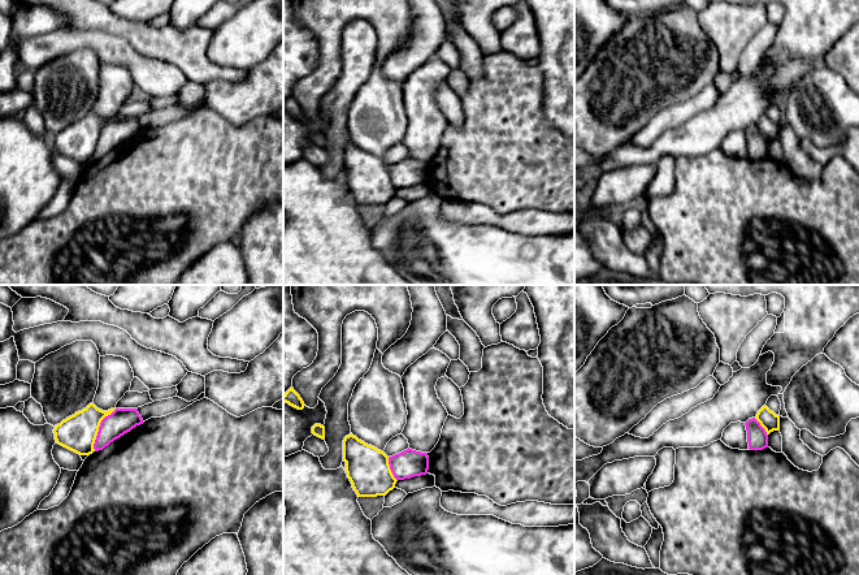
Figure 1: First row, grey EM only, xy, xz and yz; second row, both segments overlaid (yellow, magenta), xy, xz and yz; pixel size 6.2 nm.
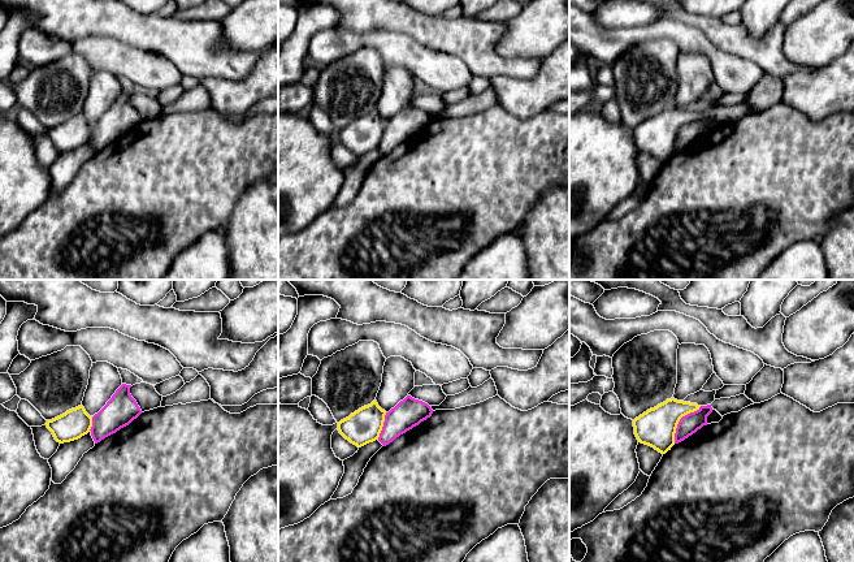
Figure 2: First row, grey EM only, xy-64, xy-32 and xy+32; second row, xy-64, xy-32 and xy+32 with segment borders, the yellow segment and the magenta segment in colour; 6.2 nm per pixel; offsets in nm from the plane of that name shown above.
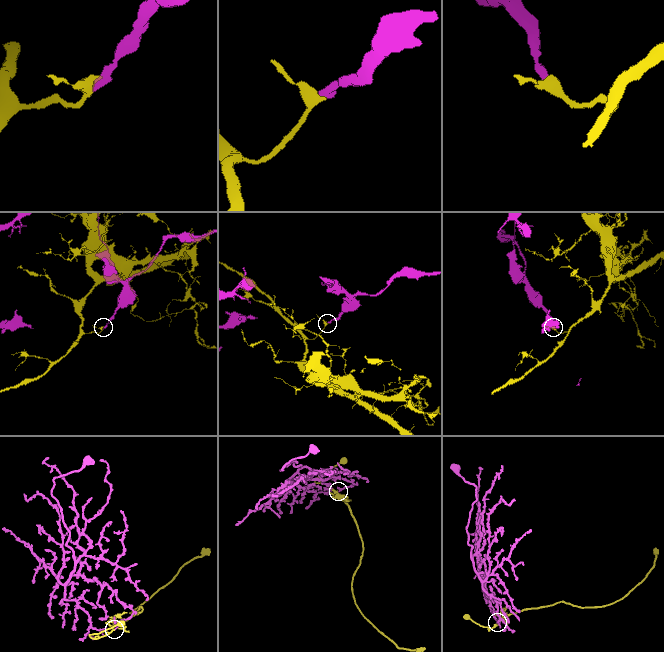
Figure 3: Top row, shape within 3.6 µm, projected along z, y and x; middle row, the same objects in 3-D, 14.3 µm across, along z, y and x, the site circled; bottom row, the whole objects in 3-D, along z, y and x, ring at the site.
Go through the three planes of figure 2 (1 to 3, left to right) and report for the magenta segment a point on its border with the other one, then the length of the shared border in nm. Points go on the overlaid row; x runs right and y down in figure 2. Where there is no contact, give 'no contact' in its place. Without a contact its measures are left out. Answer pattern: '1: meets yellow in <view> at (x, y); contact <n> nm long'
1: meets yellow in xy-64 at (91, 423); contact 90 nm long
2: meets yellow in xy-32 at (382, 426); contact 180 nm long
3: meets yellow in xy+32 at (679, 420); contact 280 nm long

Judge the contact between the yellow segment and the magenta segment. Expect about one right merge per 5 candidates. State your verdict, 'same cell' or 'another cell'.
another cell

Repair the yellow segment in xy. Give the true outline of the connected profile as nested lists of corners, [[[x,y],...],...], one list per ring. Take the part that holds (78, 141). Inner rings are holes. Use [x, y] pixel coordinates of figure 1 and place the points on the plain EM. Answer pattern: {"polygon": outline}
{"polygon": [[[90,112],[82,120],[75,121],[55,134],[53,142],[56,151],[79,164],[92,163],[95,160],[94,152],[100,131],[114,118],[103,120],[94,112]]]}

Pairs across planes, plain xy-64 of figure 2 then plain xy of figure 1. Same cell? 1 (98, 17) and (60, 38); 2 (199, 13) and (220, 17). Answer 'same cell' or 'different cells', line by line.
1: different cells
2: same cell

